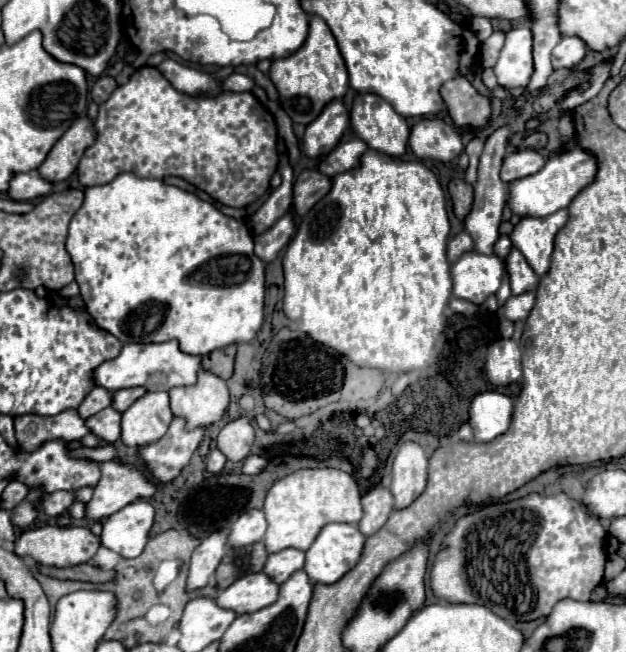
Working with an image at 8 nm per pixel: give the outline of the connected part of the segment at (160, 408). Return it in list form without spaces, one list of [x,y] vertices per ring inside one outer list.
[[[148,392],[122,414],[122,442],[130,448],[154,444],[166,434],[172,418],[168,394]]]

